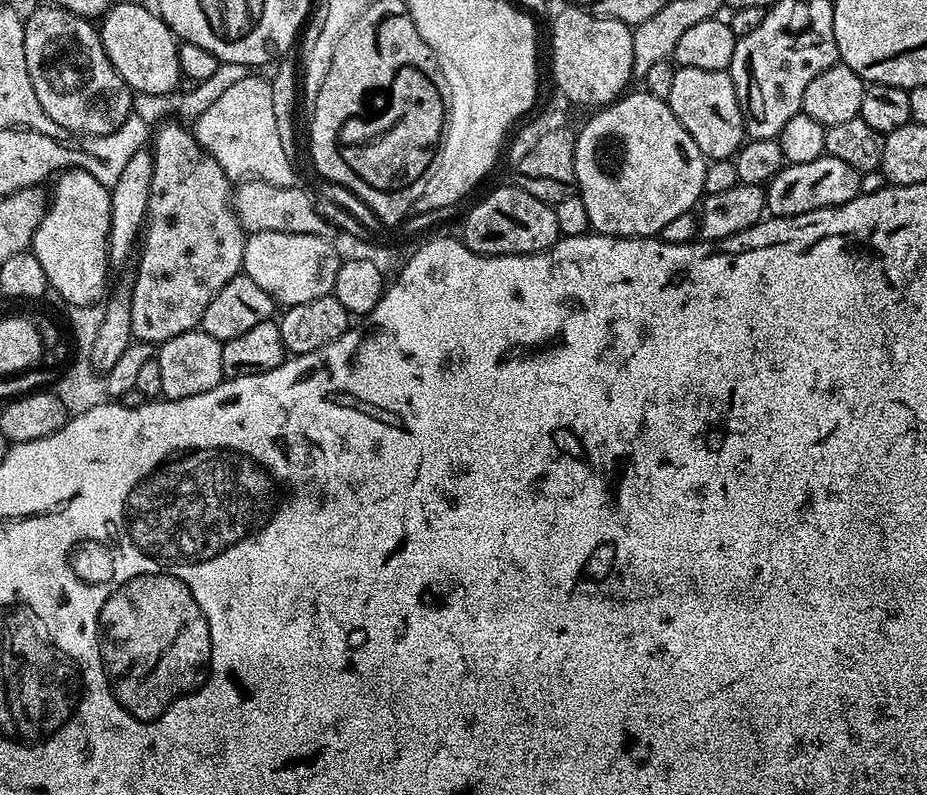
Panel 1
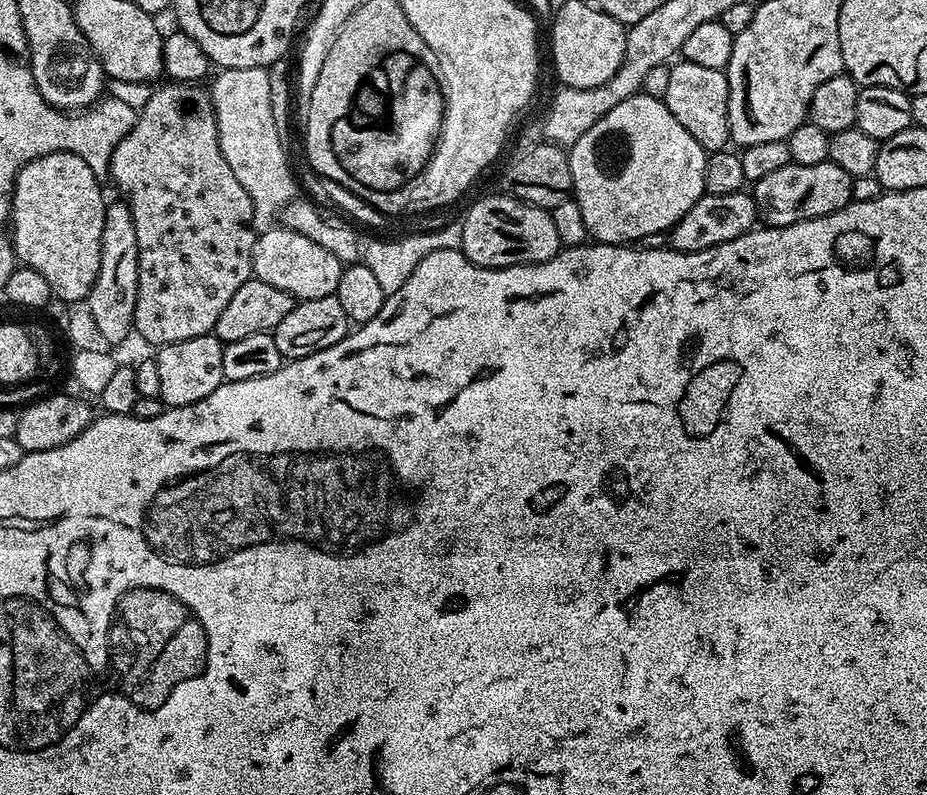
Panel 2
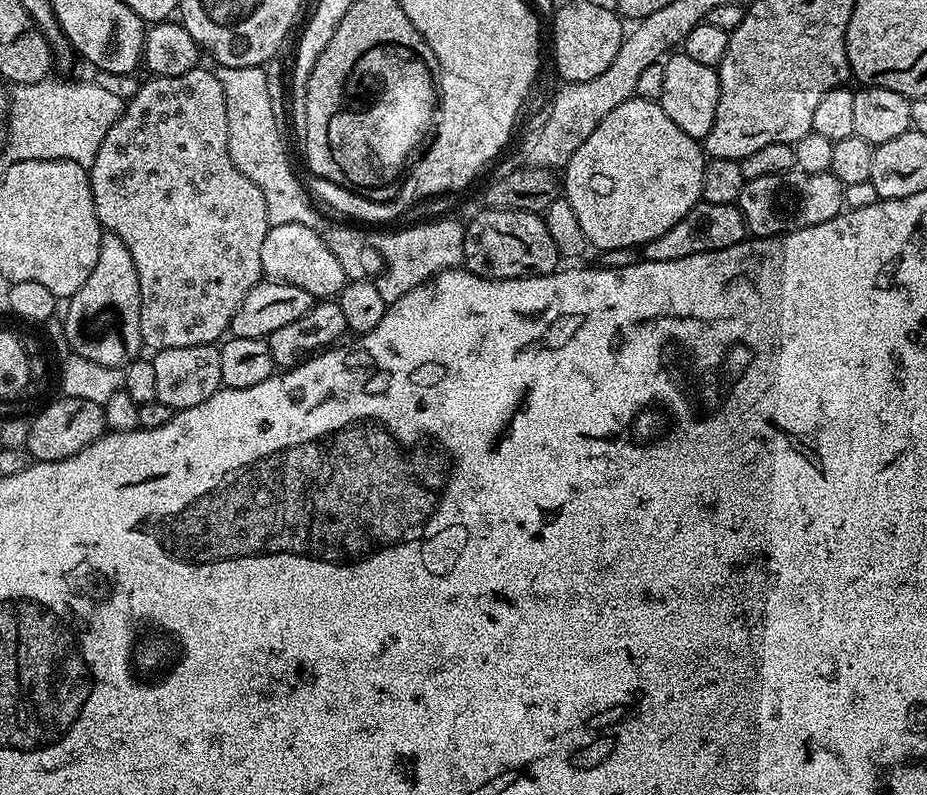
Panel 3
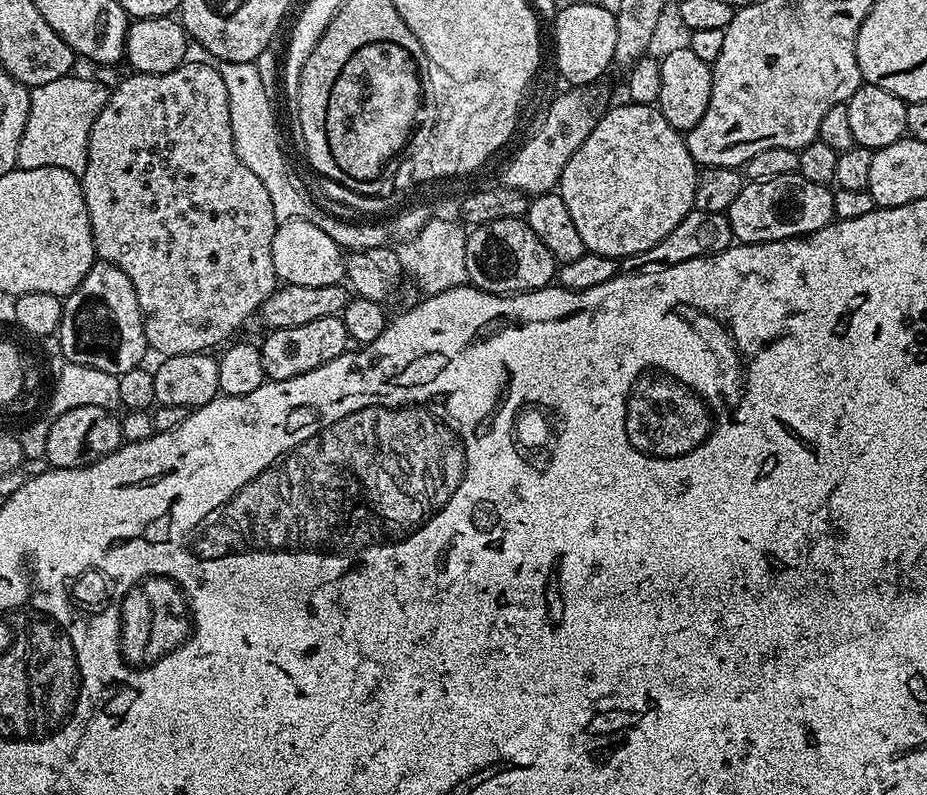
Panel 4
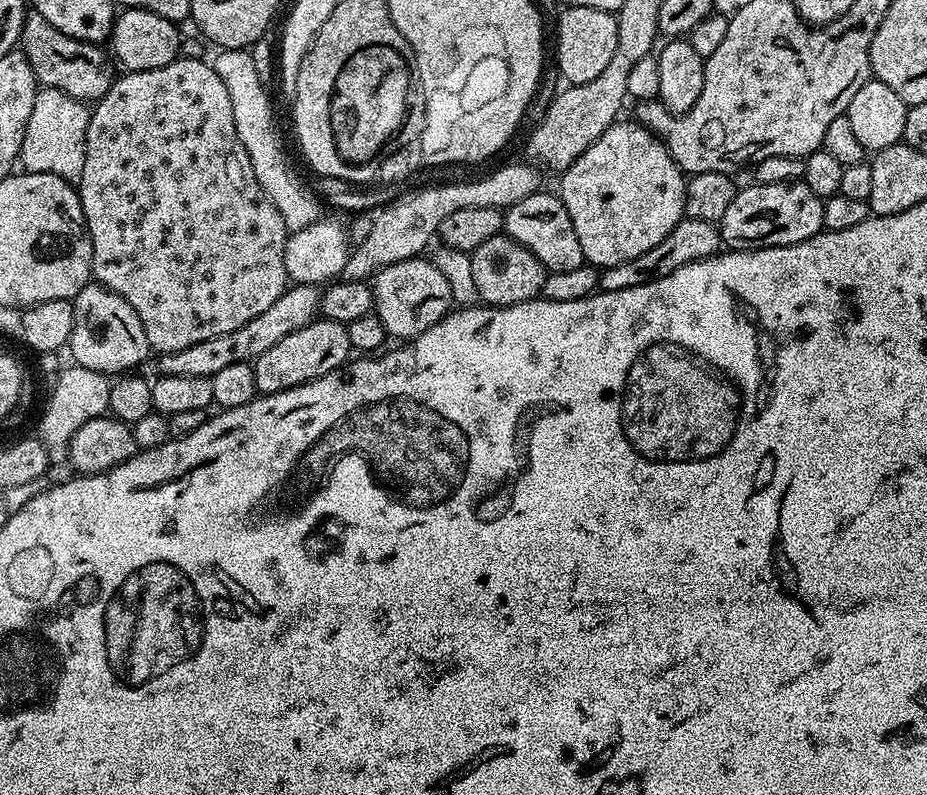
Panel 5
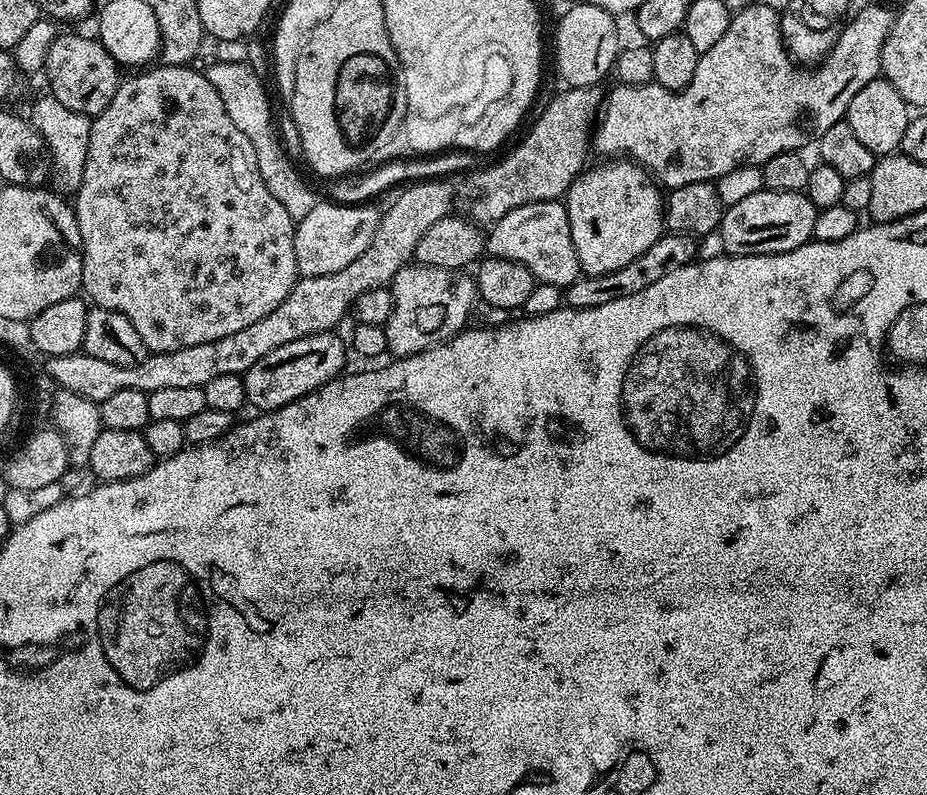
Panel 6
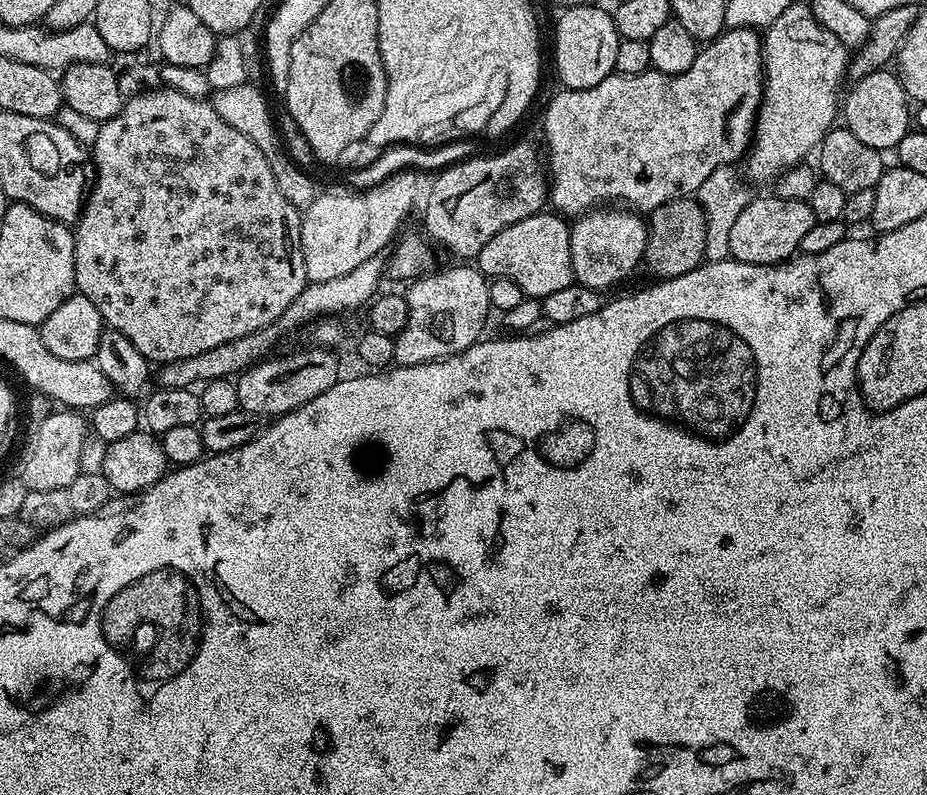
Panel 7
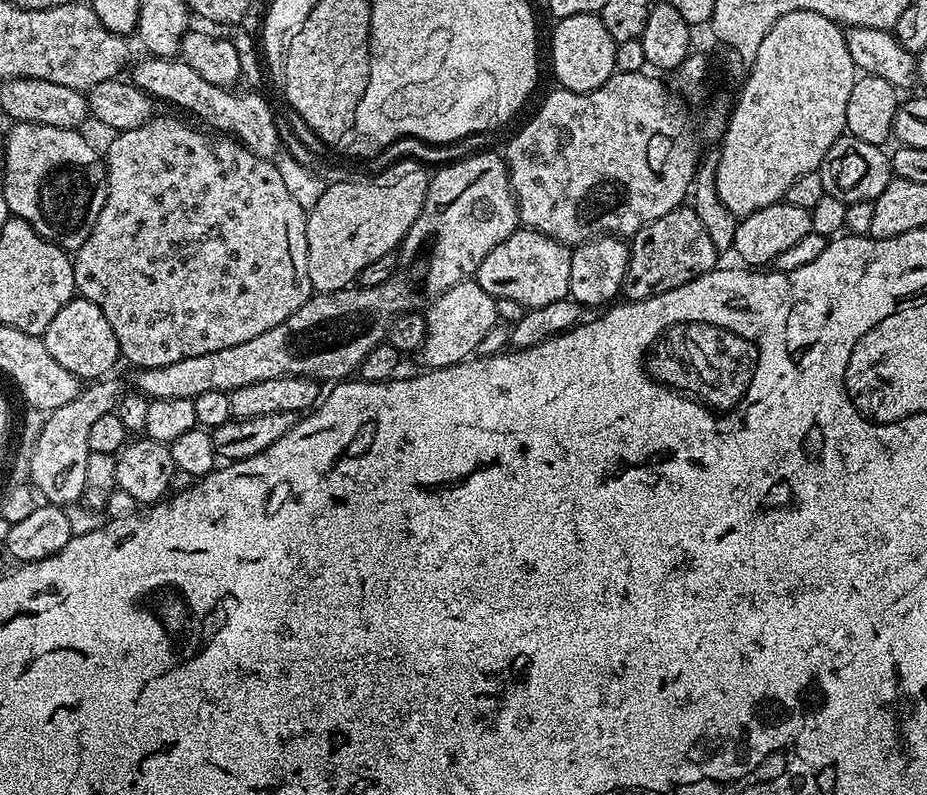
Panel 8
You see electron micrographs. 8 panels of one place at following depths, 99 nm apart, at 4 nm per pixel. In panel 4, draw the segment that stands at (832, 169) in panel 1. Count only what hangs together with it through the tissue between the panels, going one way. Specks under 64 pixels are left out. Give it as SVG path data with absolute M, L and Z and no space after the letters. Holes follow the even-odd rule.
M800 172L778 174L778 178L745 183L742 194L730 202L727 210L733 237L742 244L765 244L808 236L834 219L833 189L826 184L810 182Z

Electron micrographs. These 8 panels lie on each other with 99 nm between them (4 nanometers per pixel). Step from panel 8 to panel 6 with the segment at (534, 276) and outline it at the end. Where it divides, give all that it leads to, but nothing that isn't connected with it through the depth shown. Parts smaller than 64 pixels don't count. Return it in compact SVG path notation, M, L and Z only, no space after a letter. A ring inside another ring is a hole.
M560 200L530 202L502 214L487 229L486 252L489 257L497 256L510 262L518 262L530 270L535 280L542 284L566 289L582 273L578 254L574 250L574 238L570 238L570 218L567 203Z

